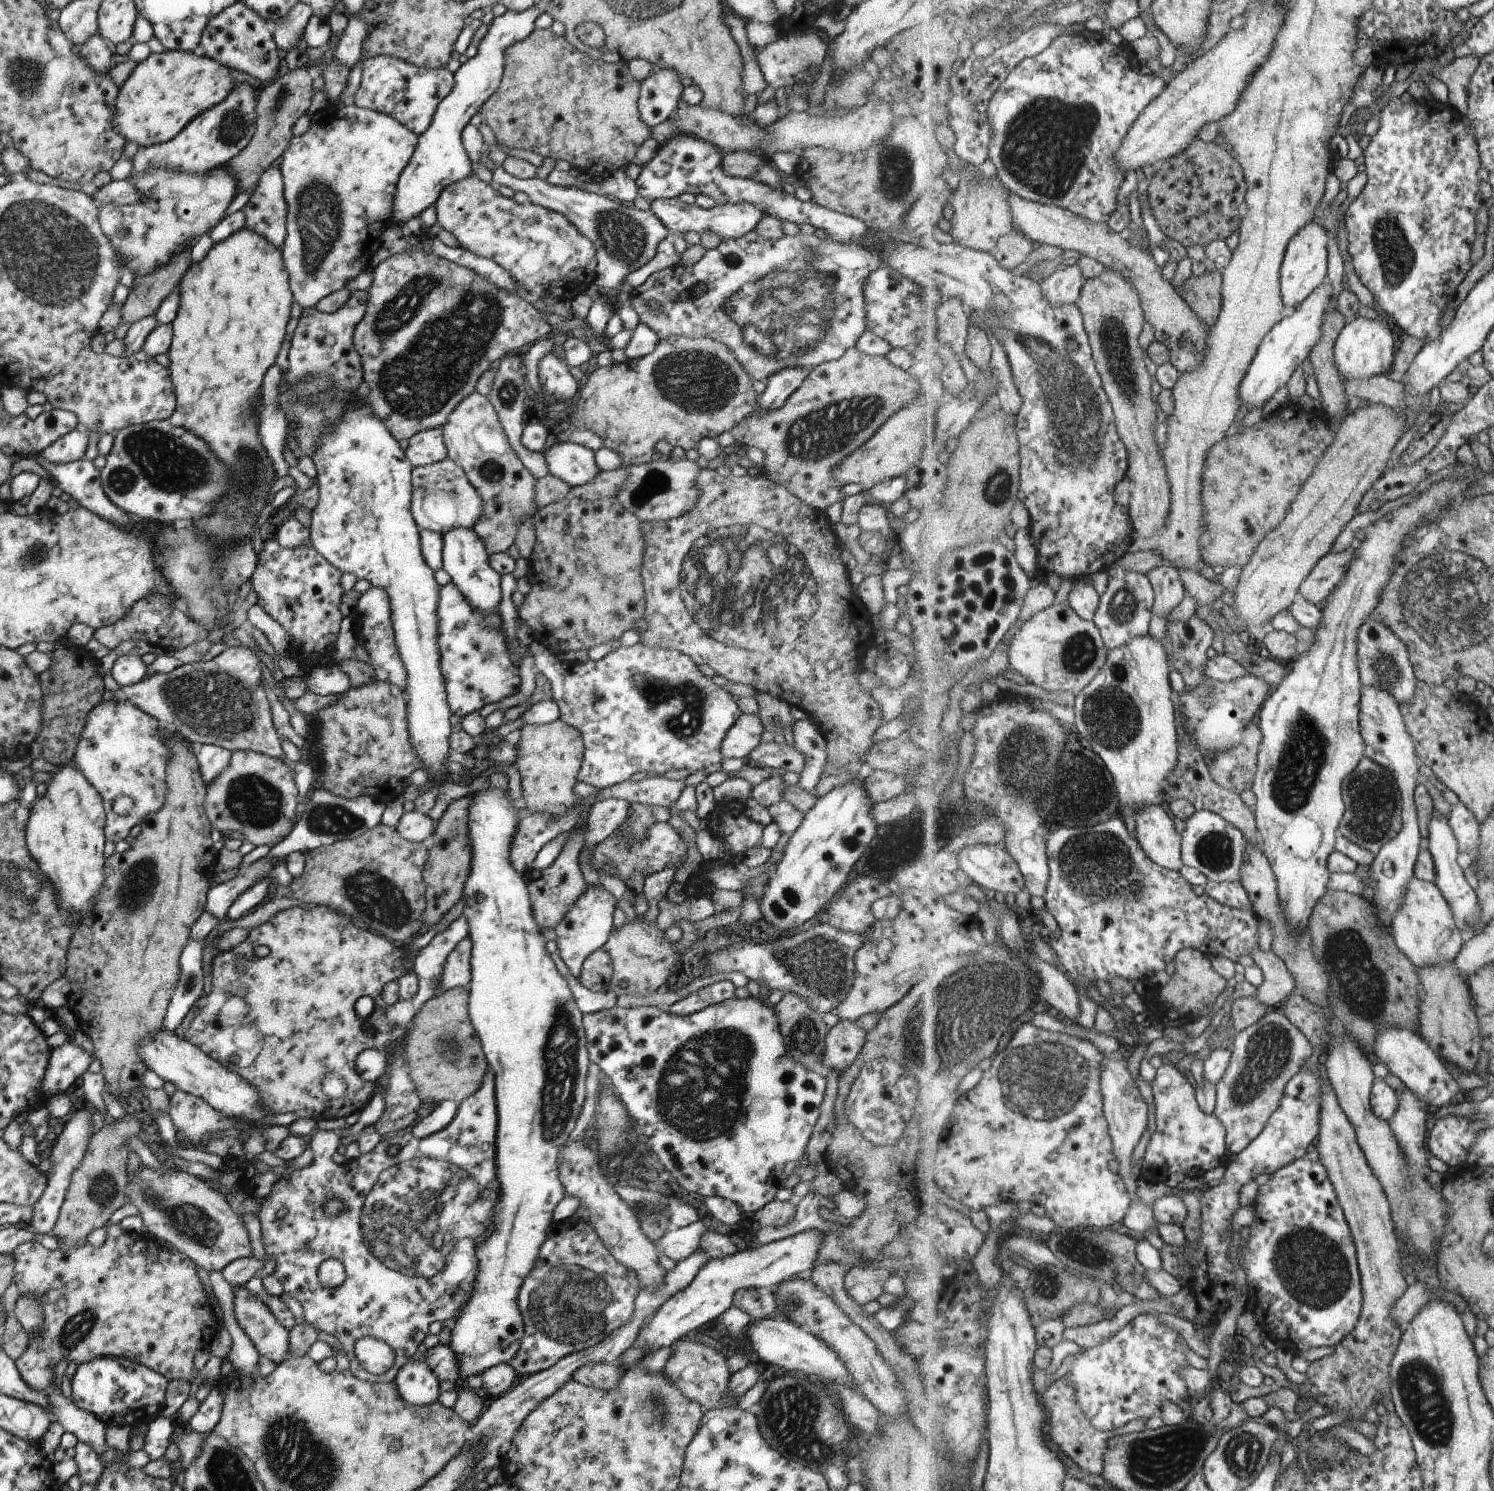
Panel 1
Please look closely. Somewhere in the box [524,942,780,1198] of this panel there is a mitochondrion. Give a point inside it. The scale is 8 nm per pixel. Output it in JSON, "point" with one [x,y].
{"point":[711,1070]}

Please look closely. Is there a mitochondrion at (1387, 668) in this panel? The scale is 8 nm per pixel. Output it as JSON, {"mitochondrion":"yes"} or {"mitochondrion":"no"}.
{"mitochondrion":"yes"}

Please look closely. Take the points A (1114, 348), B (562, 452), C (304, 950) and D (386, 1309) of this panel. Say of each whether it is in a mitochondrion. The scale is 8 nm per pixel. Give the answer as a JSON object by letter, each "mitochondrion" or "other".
{"A":"mitochondrion","B":"other","C":"other","D":"other"}

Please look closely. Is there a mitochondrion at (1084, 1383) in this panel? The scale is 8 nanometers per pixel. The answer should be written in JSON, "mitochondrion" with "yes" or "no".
{"mitochondrion":"yes"}

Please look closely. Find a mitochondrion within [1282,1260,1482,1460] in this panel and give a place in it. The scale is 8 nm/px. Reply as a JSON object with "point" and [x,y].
{"point":[1419,1387]}

